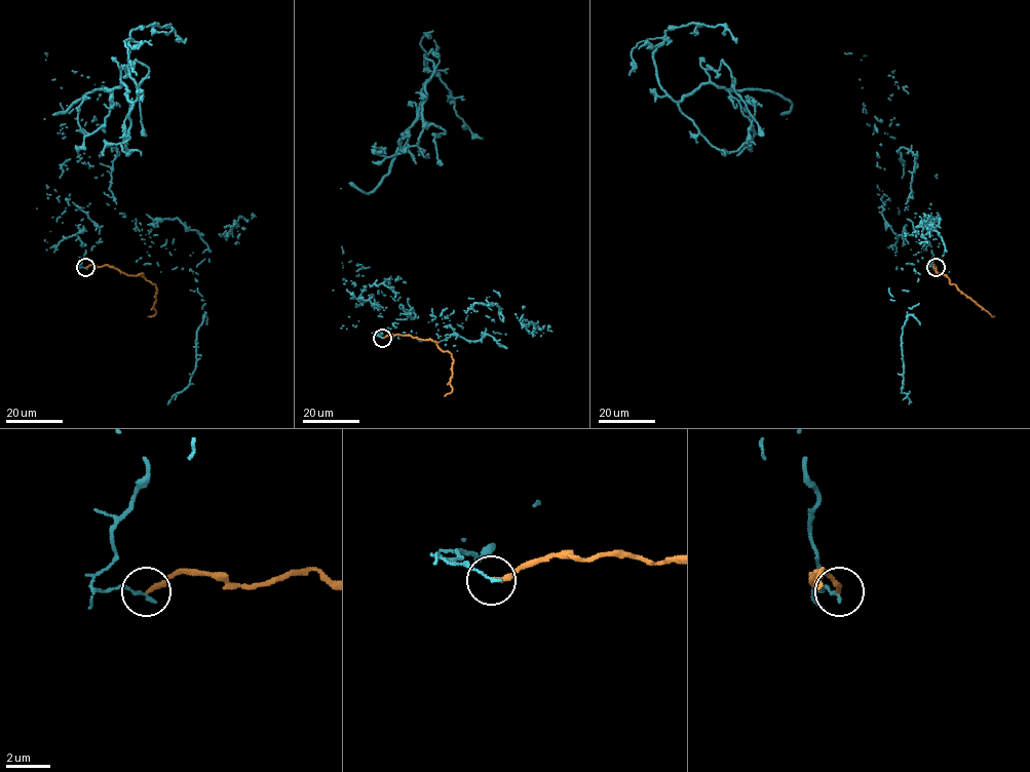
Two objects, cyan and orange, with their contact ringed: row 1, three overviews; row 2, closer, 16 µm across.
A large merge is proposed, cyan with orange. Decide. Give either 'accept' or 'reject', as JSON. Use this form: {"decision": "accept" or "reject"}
{"decision": "reject"}

